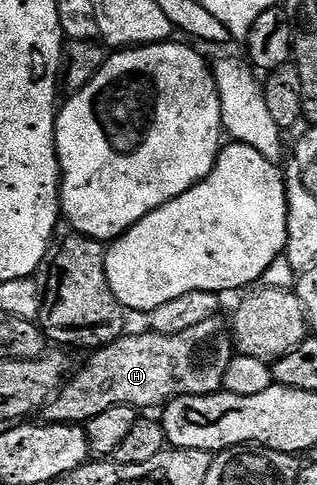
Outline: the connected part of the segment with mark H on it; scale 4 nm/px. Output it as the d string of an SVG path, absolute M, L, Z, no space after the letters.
M219 315L180 331L180 335L160 335L153 331L123 335L111 345L93 350L82 370L75 372L46 402L45 420L51 425L82 425L108 407L131 405L145 411L153 405L165 406L177 397L206 397L222 389L224 371L236 350L227 318Z

